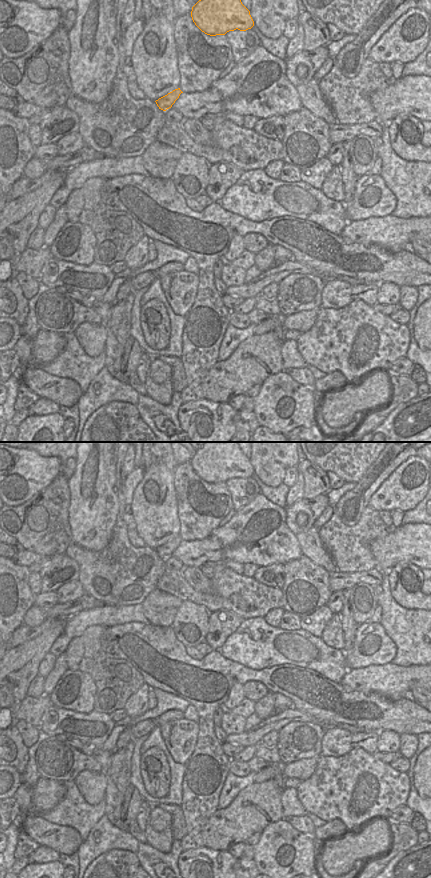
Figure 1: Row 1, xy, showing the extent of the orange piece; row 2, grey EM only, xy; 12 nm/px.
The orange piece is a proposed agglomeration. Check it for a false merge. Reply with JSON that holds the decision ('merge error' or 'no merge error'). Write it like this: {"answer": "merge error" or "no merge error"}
{"answer": "no merge error"}

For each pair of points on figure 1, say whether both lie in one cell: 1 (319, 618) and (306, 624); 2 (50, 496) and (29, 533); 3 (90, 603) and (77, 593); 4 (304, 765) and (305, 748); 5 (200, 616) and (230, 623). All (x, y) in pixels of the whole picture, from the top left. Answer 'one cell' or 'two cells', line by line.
1: one cell
2: one cell
3: two cells
4: two cells
5: two cells

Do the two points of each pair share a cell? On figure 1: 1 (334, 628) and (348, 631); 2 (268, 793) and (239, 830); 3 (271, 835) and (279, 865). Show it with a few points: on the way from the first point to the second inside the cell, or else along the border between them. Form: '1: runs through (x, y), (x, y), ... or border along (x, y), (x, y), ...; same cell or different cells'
1: border along (338, 613), (341, 619), (343, 650); different cells
2: runs through (260, 802), (257, 808), (244, 821); same cell
3: runs through (275, 842), (275, 858); same cell

